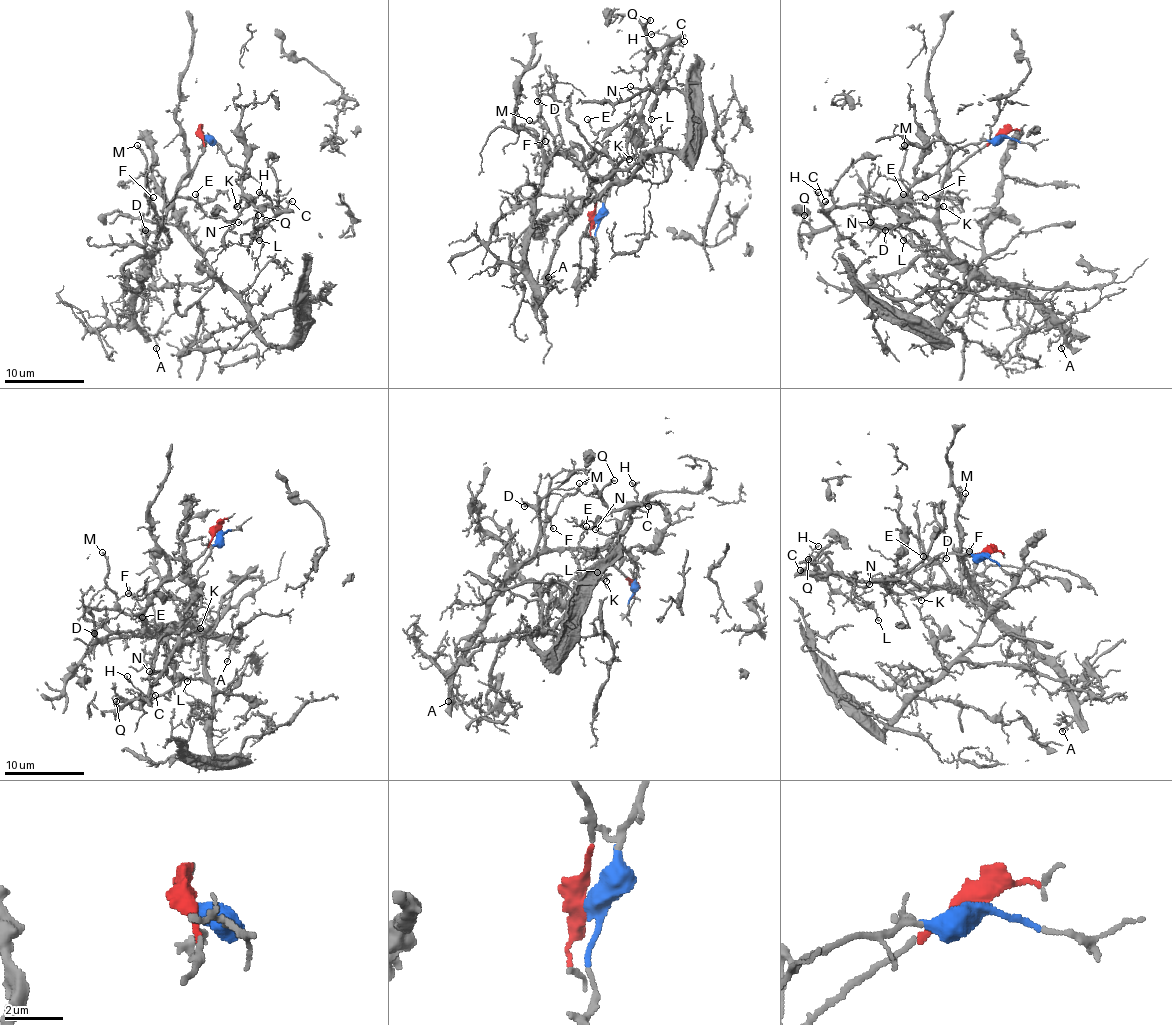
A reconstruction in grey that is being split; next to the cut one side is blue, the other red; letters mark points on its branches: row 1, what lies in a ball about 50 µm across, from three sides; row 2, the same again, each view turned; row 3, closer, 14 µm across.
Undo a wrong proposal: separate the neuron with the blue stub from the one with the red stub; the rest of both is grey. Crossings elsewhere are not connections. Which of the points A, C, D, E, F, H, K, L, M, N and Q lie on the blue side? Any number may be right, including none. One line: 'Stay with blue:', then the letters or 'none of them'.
Stay with blue: C, E, H, K, L, N, Q

